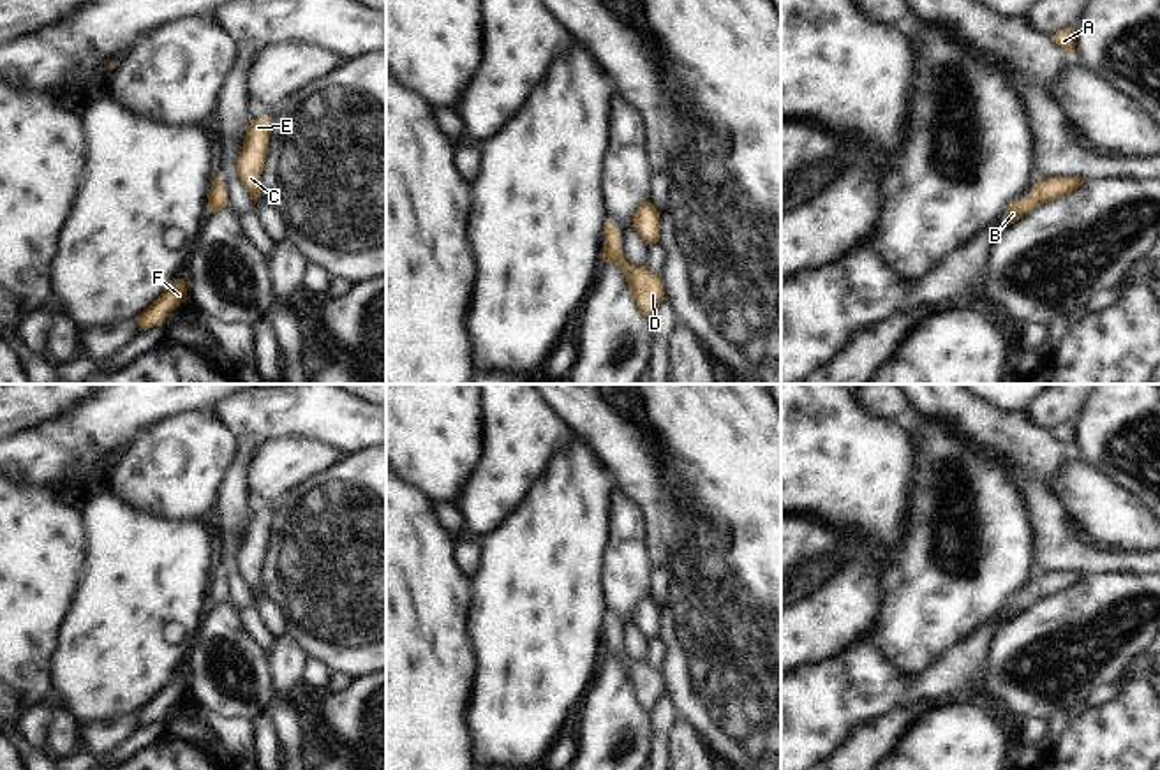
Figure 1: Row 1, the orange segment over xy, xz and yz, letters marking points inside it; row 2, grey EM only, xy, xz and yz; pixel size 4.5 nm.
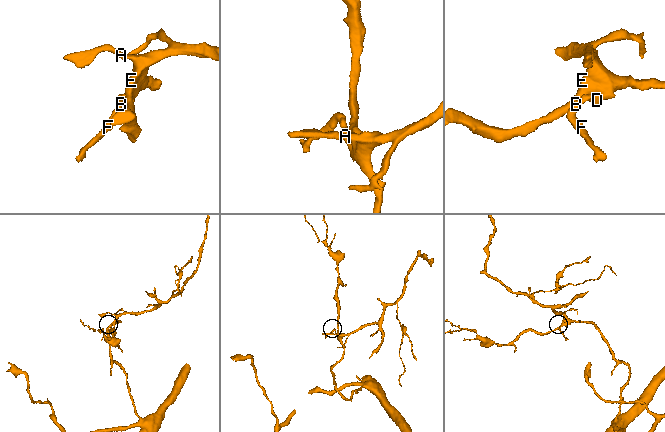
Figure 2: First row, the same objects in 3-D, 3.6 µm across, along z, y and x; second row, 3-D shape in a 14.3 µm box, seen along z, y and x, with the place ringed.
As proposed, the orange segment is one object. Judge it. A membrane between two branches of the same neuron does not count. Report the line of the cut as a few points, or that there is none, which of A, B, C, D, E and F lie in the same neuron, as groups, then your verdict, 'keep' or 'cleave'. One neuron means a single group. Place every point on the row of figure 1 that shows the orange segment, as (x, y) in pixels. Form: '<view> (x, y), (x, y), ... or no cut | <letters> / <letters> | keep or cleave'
no cut | A B C D E F | keep

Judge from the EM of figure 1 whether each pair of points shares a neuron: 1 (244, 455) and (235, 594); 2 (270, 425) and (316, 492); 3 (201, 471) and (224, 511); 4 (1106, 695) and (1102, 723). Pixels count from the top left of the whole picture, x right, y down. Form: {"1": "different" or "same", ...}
{"1": "same", "2": "different", "3": "different", "4": "different"}

